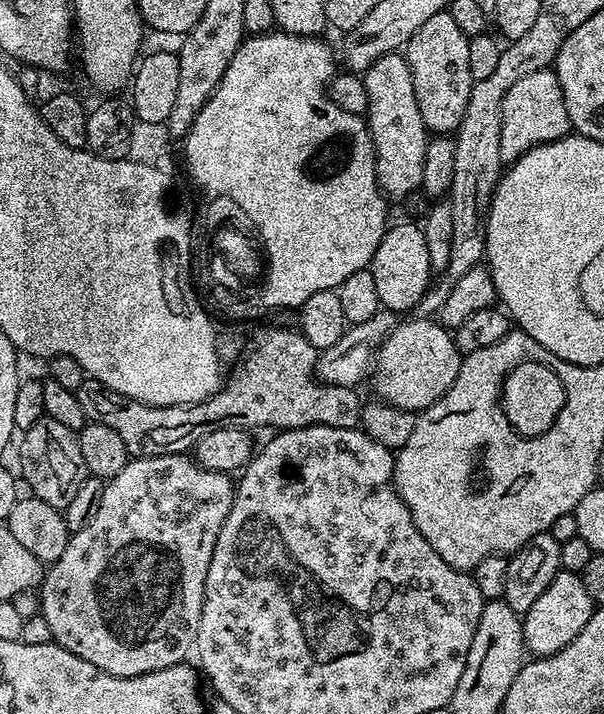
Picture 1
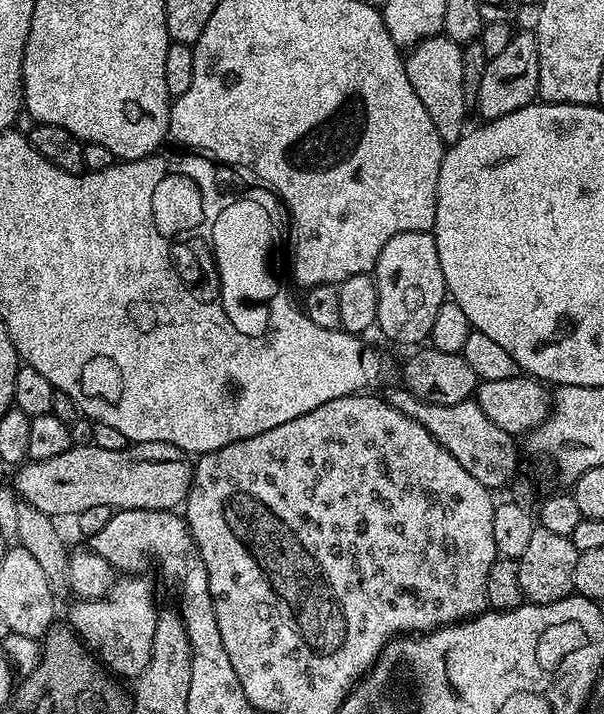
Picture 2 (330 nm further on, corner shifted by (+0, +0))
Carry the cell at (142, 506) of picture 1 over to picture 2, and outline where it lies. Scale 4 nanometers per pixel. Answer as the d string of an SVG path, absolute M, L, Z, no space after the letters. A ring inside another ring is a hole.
M124 574L117 579L116 584L110 589L108 595L102 600L77 599L76 605L69 610L66 616L67 623L79 634L80 639L88 647L88 651L117 677L132 676L139 678L150 662L150 650L154 646L154 626L158 615L156 600L152 597L152 584L149 577L144 574Z

